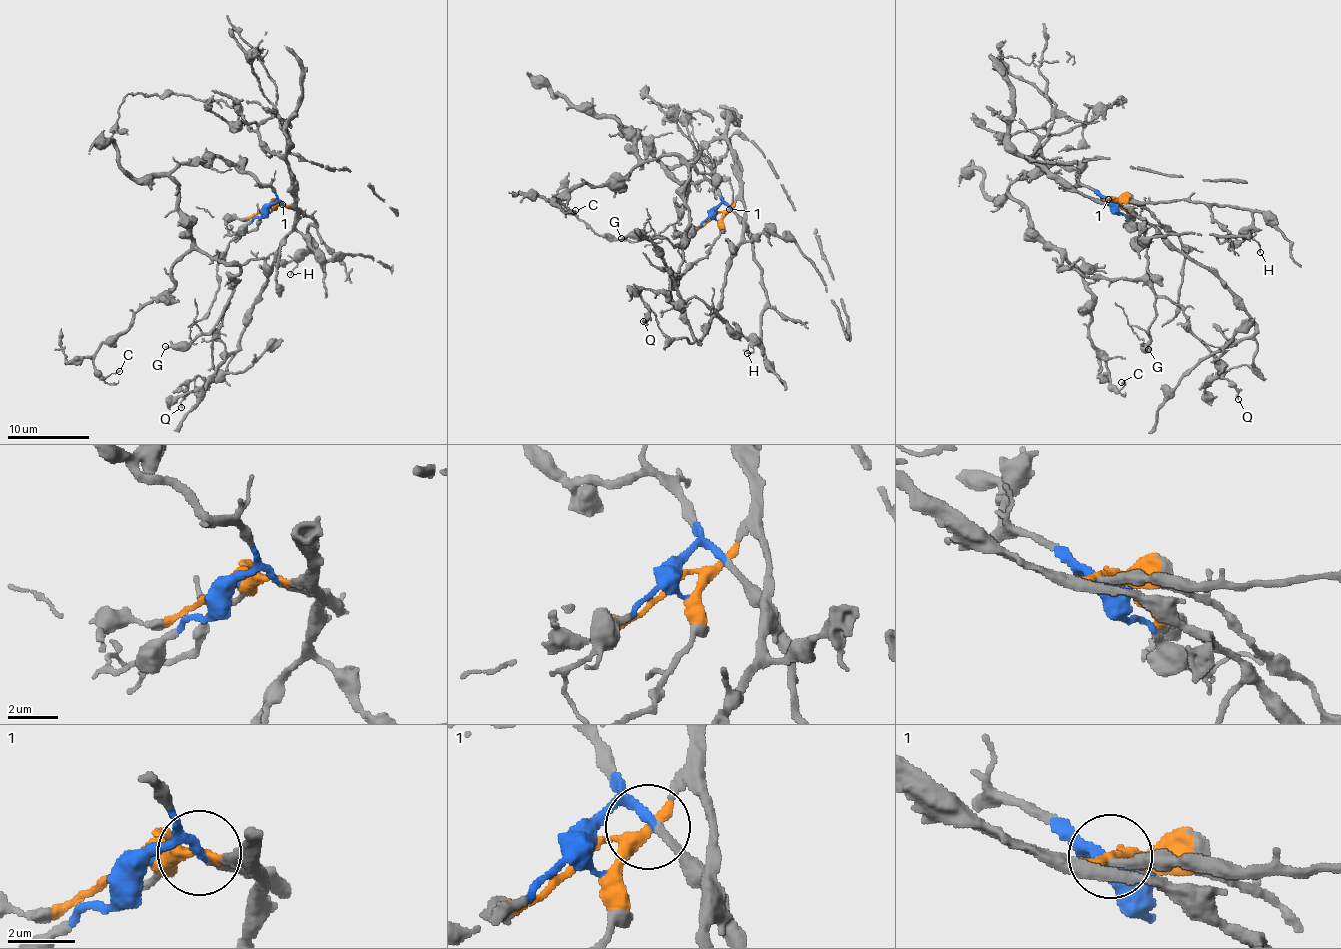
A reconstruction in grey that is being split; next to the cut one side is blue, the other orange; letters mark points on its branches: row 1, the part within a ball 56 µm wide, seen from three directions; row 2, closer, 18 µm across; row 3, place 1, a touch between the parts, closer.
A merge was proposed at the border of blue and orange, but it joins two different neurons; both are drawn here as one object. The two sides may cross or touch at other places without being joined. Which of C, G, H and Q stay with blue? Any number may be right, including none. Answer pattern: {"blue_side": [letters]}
{"blue_side": ["C", "G", "H"]}

